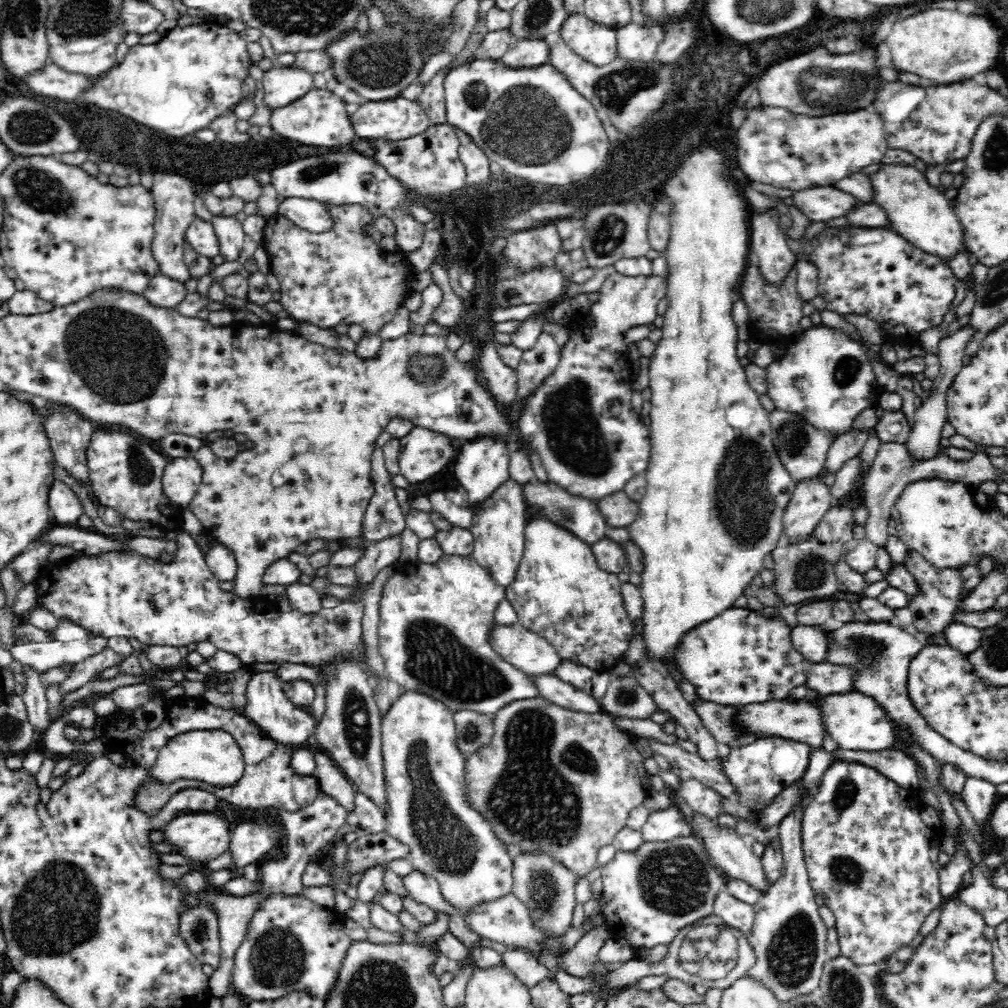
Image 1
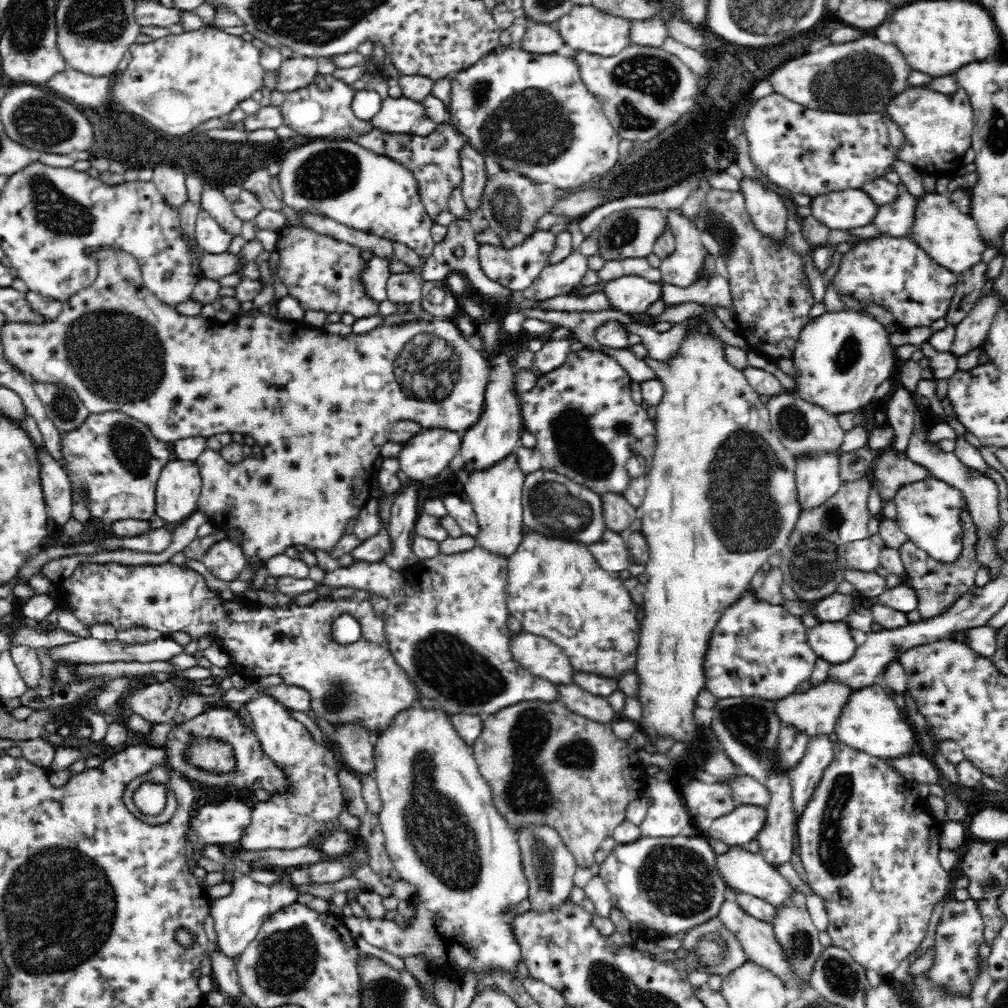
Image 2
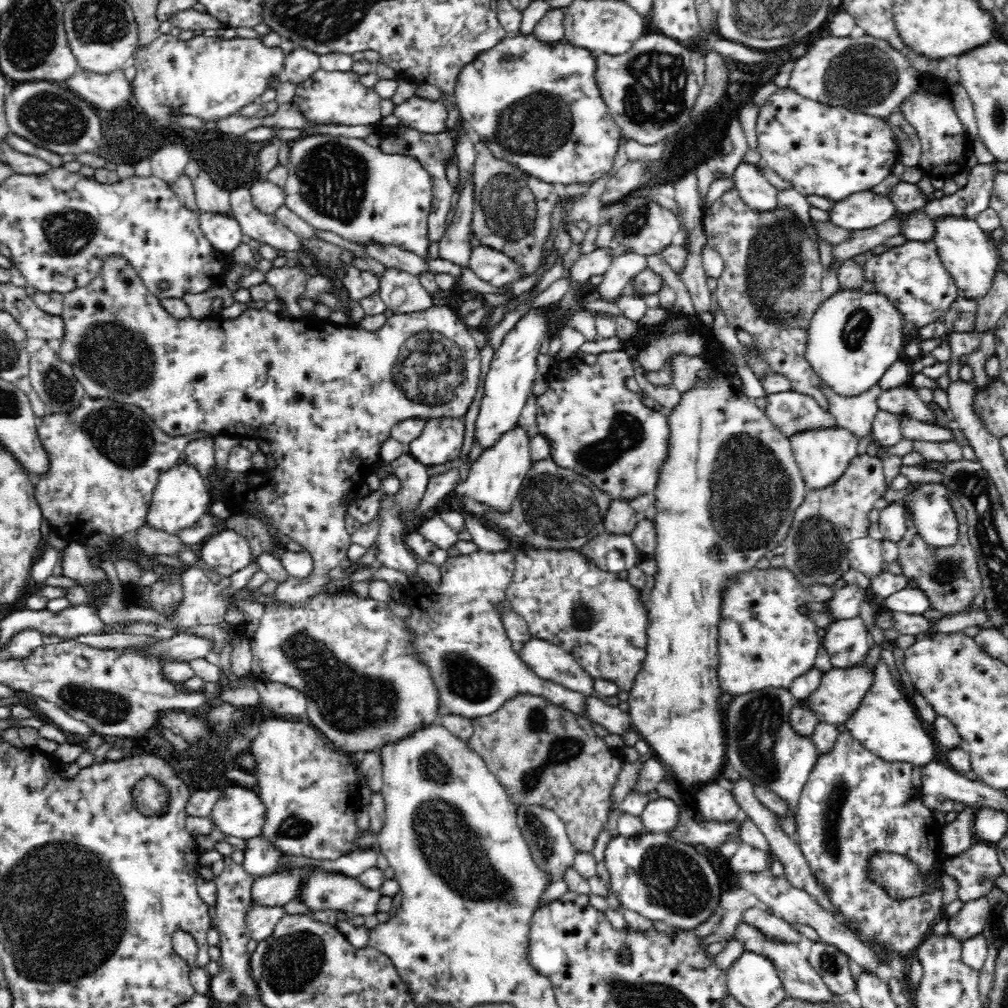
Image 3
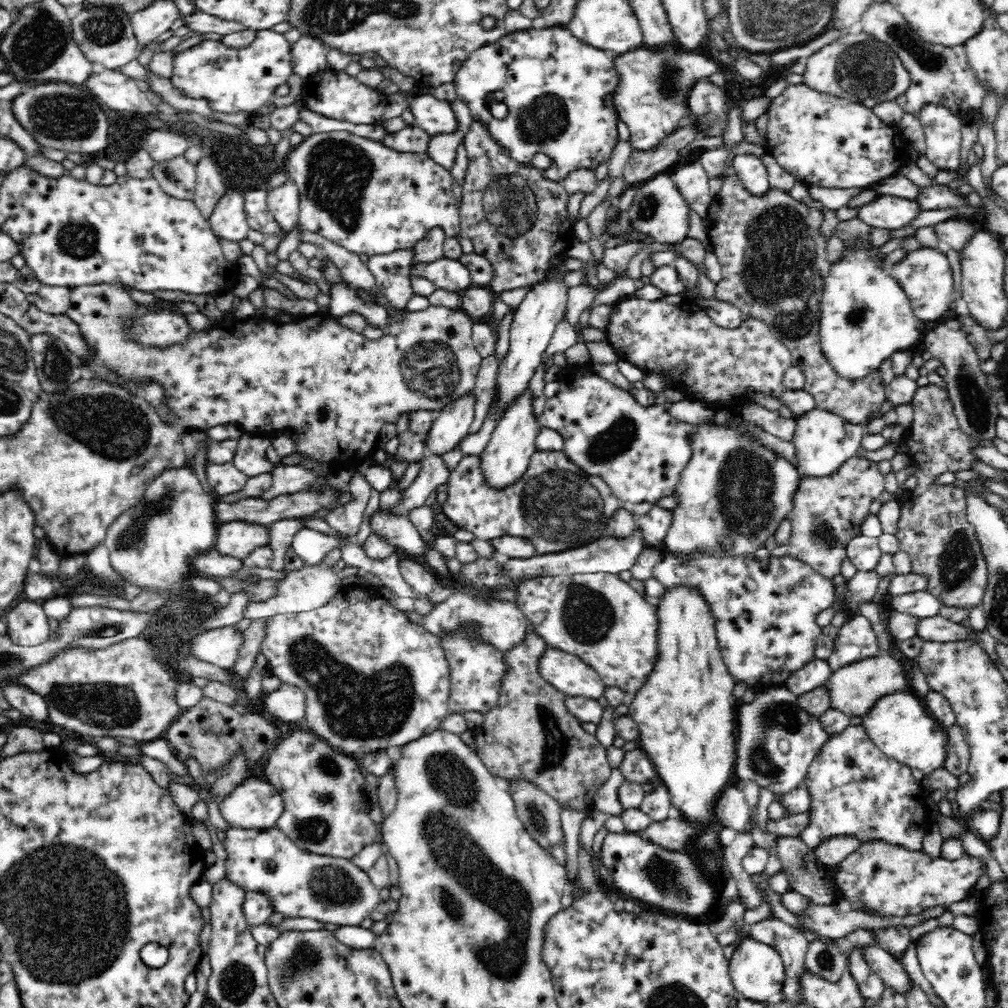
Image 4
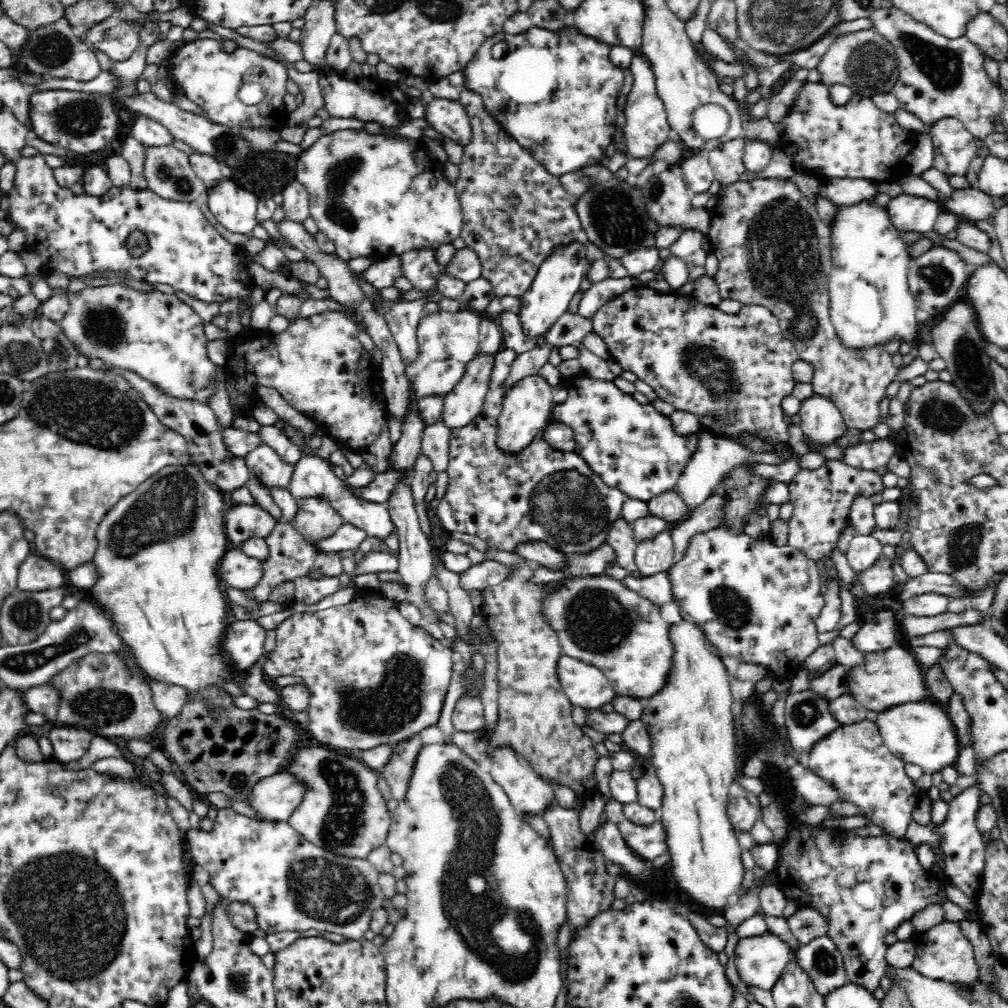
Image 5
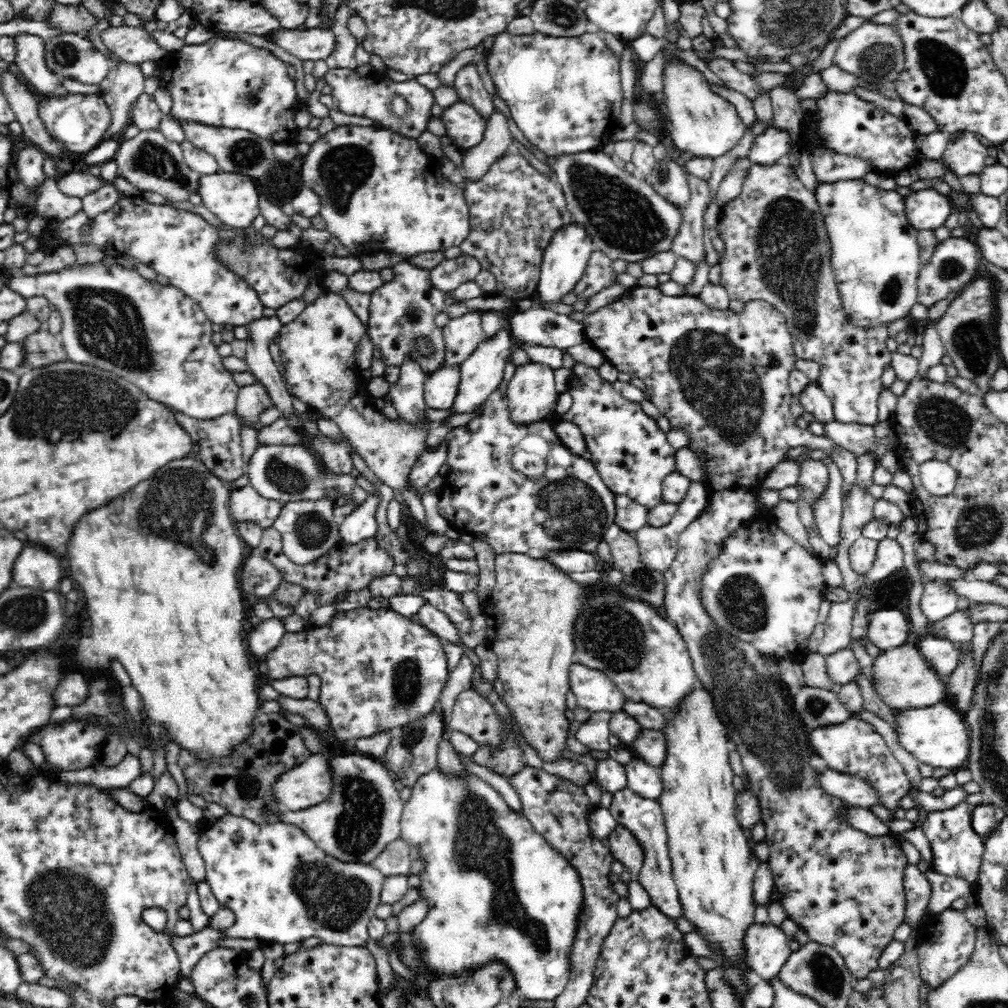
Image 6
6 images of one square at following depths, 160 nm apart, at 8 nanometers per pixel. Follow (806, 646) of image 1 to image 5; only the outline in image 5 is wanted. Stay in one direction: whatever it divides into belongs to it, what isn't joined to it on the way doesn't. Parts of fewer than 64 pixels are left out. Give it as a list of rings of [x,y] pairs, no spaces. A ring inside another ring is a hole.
[[[890,608],[881,609],[876,613],[875,619],[871,623],[861,621],[860,628],[850,638],[852,648],[865,655],[866,653],[896,647],[899,641],[896,639],[898,631],[895,627],[898,626],[898,616],[894,615]]]

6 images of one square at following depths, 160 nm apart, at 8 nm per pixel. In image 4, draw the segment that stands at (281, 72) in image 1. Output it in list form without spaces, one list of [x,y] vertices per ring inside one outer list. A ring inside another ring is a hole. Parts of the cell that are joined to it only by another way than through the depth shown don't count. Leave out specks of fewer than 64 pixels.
[[[301,36],[295,44],[291,45],[293,73],[306,78],[327,70],[326,56],[327,52],[322,43],[308,36]]]

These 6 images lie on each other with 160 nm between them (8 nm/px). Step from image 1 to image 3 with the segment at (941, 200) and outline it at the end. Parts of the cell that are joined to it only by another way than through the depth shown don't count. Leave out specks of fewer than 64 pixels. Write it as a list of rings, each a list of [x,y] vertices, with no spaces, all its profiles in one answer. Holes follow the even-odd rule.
[[[938,215],[931,218],[933,226],[929,241],[936,250],[945,269],[951,274],[958,290],[966,297],[981,297],[990,286],[992,277],[998,272],[1001,258],[997,242],[984,231],[976,219],[956,215]]]

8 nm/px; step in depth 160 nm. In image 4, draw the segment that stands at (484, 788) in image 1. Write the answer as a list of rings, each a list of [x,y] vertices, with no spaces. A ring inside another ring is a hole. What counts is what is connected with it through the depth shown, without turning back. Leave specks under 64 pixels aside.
[[[530,631],[523,644],[506,651],[508,674],[504,678],[498,704],[490,712],[484,714],[483,724],[472,731],[475,751],[491,774],[498,779],[509,785],[522,782],[532,783],[557,801],[564,810],[568,808],[568,810],[589,815],[594,809],[594,796],[598,788],[608,780],[613,768],[607,759],[607,747],[596,738],[595,734],[589,734],[580,727],[580,720],[568,712],[564,704],[564,693],[550,685],[539,674],[537,660],[546,647],[548,646],[544,640]]]

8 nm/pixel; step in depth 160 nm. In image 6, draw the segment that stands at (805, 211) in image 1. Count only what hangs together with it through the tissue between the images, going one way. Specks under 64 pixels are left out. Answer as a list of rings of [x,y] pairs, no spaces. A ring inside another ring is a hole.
[[[930,189],[913,191],[903,198],[903,203],[906,222],[918,231],[935,231],[955,211],[950,196],[942,196]]]

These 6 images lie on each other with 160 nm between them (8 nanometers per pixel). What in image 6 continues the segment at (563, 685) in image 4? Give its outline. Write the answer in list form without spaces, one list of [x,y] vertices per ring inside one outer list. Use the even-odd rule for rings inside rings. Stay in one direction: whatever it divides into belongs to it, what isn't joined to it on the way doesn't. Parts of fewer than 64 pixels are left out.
[[[573,662],[567,673],[570,692],[576,696],[580,708],[592,713],[621,710],[626,698],[604,671]]]

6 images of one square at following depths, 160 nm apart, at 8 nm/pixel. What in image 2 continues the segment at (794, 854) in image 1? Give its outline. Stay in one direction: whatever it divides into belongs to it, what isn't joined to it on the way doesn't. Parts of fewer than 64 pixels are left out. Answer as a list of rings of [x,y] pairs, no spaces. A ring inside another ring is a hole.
[[[828,736],[810,737],[804,756],[796,768],[788,774],[790,779],[790,800],[793,808],[793,849],[798,854],[798,820],[806,810],[822,781],[826,768],[832,764],[835,752]],[[792,887],[783,903],[774,907],[774,914],[767,921],[772,925],[775,941],[780,945],[783,956],[785,956],[787,966],[790,968],[790,976],[798,985],[808,985],[815,972],[816,960],[820,958],[825,946],[820,942],[820,931],[810,919],[806,907],[806,894]]]

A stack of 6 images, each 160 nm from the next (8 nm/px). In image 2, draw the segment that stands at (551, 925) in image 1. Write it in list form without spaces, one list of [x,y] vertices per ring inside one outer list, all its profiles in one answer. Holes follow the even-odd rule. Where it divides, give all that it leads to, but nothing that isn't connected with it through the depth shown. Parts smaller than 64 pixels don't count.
[[[530,826],[520,830],[519,838],[520,864],[525,880],[528,881],[527,898],[530,910],[537,913],[548,913],[566,905],[570,892],[574,888],[574,875],[579,867],[572,854],[562,844],[555,830],[547,826]]]

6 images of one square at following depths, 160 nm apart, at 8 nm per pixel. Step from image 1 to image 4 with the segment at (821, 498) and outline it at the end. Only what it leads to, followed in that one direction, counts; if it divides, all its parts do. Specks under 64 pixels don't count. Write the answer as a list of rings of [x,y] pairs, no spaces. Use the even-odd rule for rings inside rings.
[[[884,402],[870,413],[865,421],[861,423],[853,423],[844,420],[836,414],[830,414],[823,410],[814,408],[807,414],[802,414],[796,419],[794,434],[792,435],[791,443],[794,447],[794,456],[797,460],[797,467],[803,475],[810,478],[824,478],[832,476],[849,458],[856,456],[860,450],[861,442],[863,441],[865,428],[874,418],[882,418],[891,409],[891,406]]]

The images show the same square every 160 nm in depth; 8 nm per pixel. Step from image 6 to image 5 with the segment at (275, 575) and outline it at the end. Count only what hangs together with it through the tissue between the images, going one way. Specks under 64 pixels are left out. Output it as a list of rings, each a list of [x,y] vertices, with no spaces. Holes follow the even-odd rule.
[[[228,548],[217,562],[217,578],[224,587],[247,589],[262,578],[262,563],[248,557],[242,550]]]

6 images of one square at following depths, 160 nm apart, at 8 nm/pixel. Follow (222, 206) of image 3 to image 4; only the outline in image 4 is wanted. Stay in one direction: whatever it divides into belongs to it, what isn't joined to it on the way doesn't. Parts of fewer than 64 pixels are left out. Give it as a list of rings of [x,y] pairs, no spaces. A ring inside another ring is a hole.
[[[204,158],[196,167],[197,181],[195,184],[194,202],[206,221],[216,208],[218,200],[227,192],[226,185],[217,173],[216,165],[210,158]]]

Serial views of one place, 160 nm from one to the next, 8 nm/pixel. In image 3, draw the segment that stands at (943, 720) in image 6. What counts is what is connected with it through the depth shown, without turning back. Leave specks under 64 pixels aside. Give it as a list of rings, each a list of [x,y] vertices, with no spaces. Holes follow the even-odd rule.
[[[884,660],[874,668],[869,689],[860,699],[856,710],[852,711],[844,726],[851,735],[866,749],[888,762],[909,762],[920,766],[934,761],[938,752],[936,741],[919,718],[911,699],[896,683]]]

